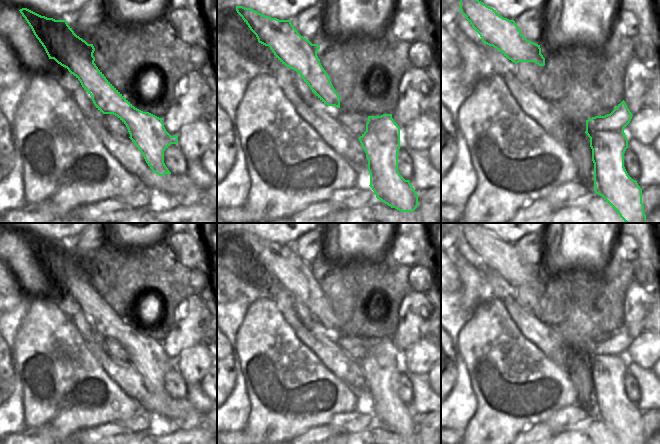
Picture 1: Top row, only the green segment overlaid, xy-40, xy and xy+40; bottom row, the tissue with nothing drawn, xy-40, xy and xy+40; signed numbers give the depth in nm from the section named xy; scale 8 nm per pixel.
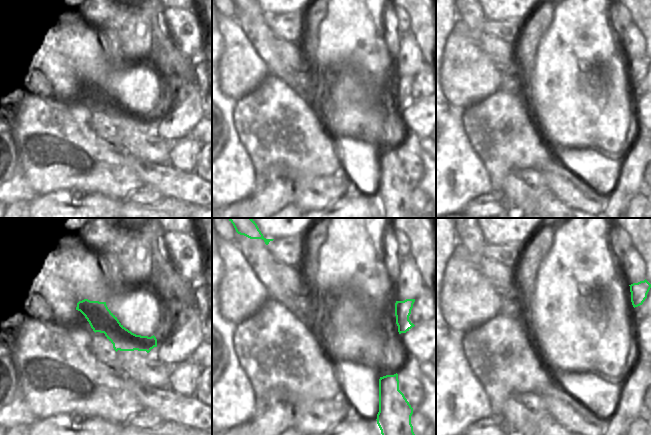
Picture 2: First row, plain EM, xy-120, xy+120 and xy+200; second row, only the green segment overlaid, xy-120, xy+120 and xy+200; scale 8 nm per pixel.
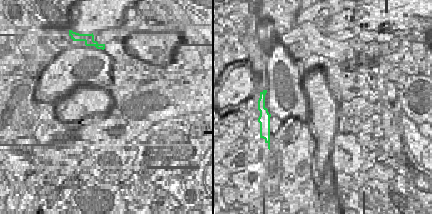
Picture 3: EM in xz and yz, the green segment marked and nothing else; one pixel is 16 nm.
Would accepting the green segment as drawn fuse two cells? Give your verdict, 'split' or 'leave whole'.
split

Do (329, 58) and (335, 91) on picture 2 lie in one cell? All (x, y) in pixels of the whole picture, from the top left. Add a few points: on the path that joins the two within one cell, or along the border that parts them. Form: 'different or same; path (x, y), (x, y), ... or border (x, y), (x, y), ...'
same; path (335, 66), (335, 83)

